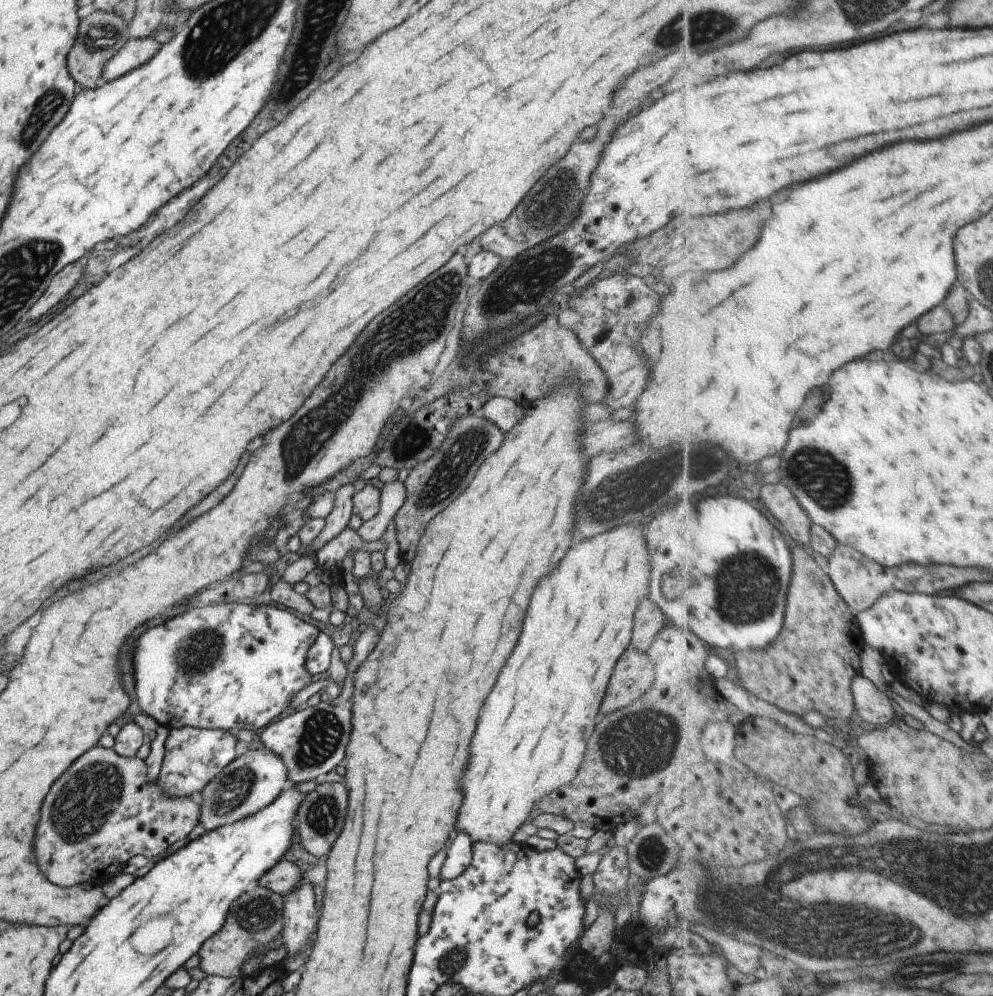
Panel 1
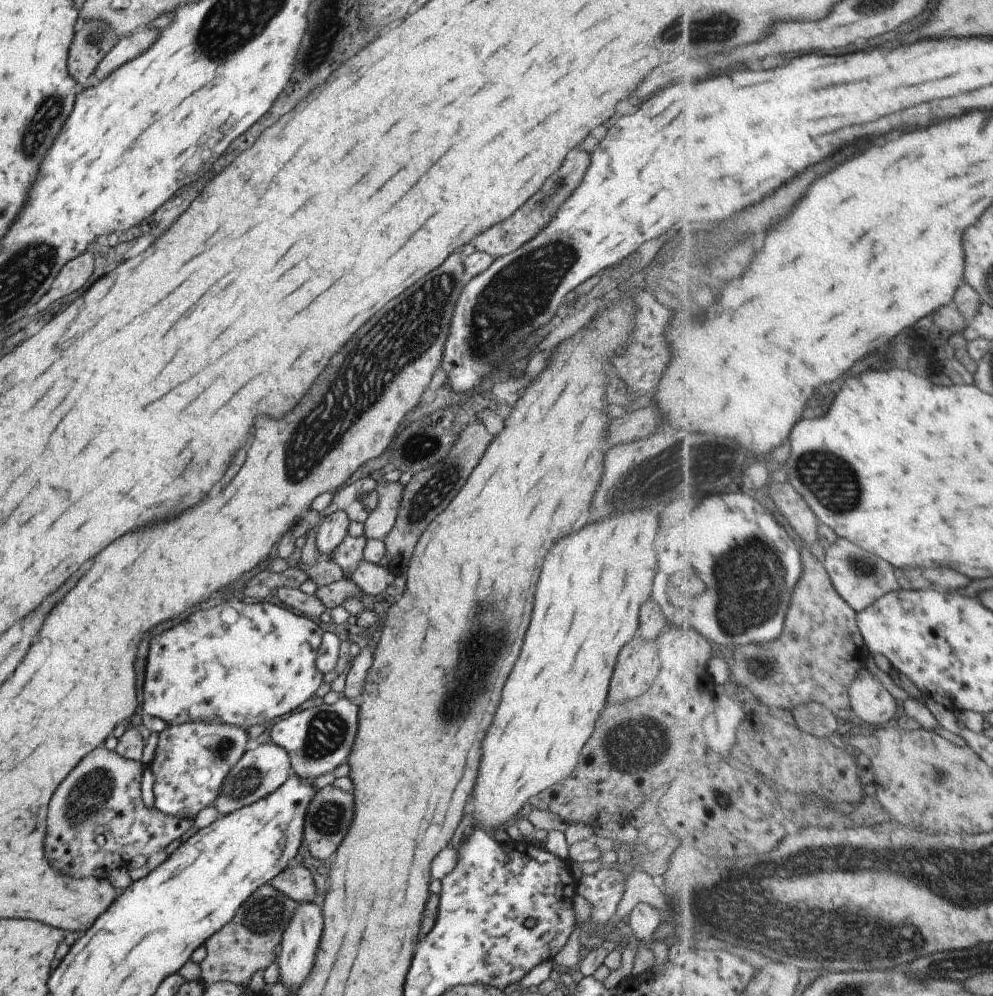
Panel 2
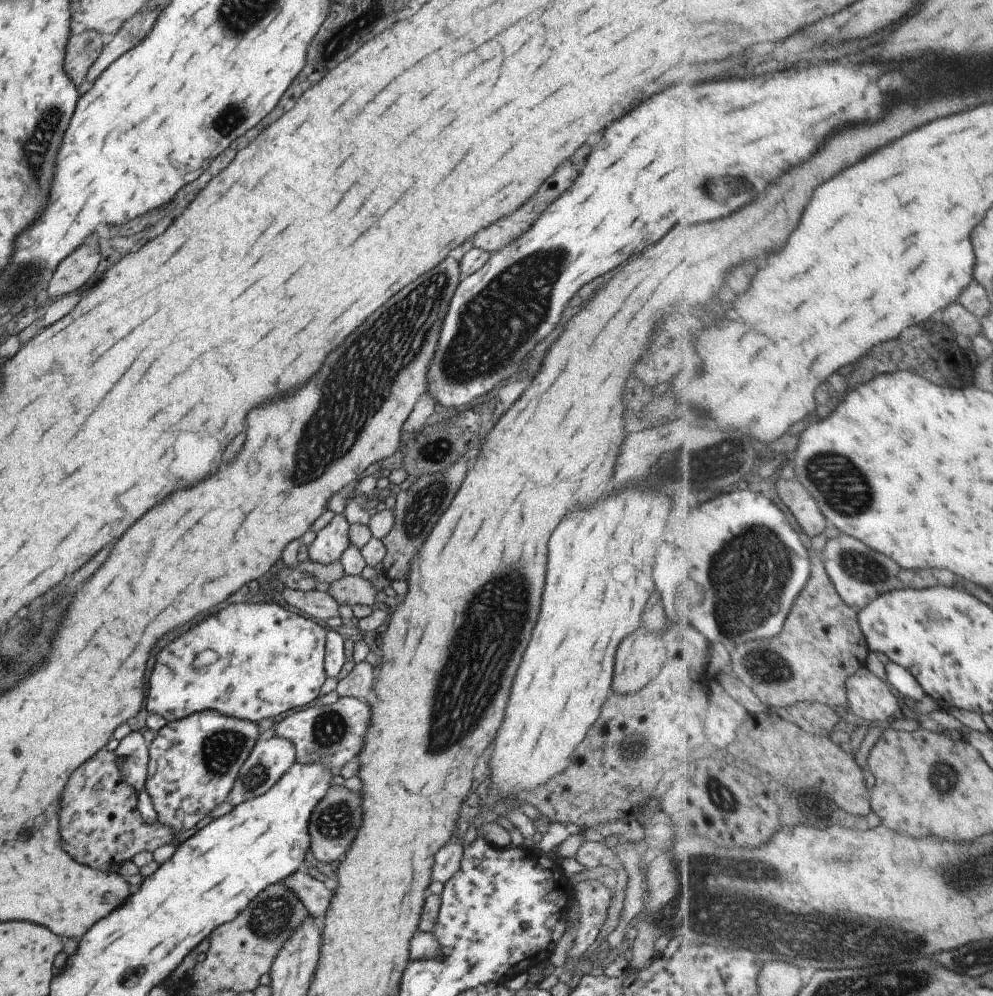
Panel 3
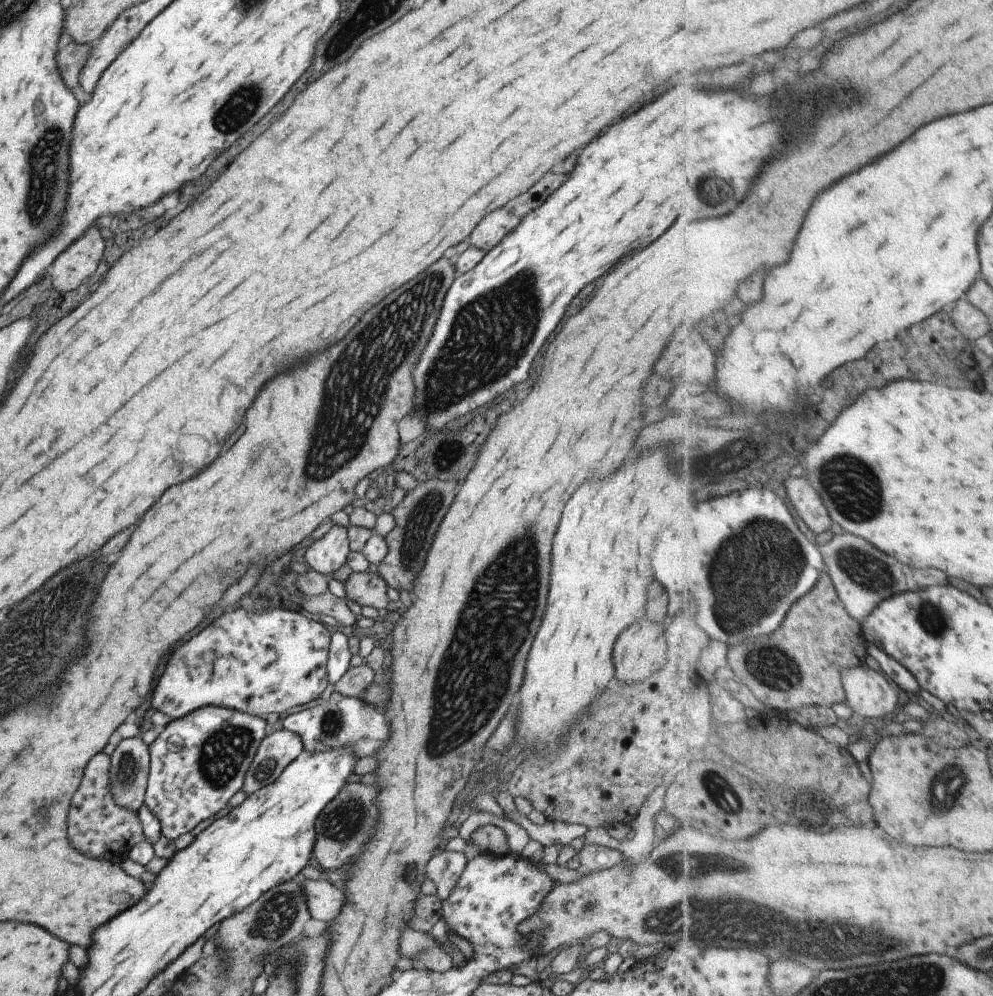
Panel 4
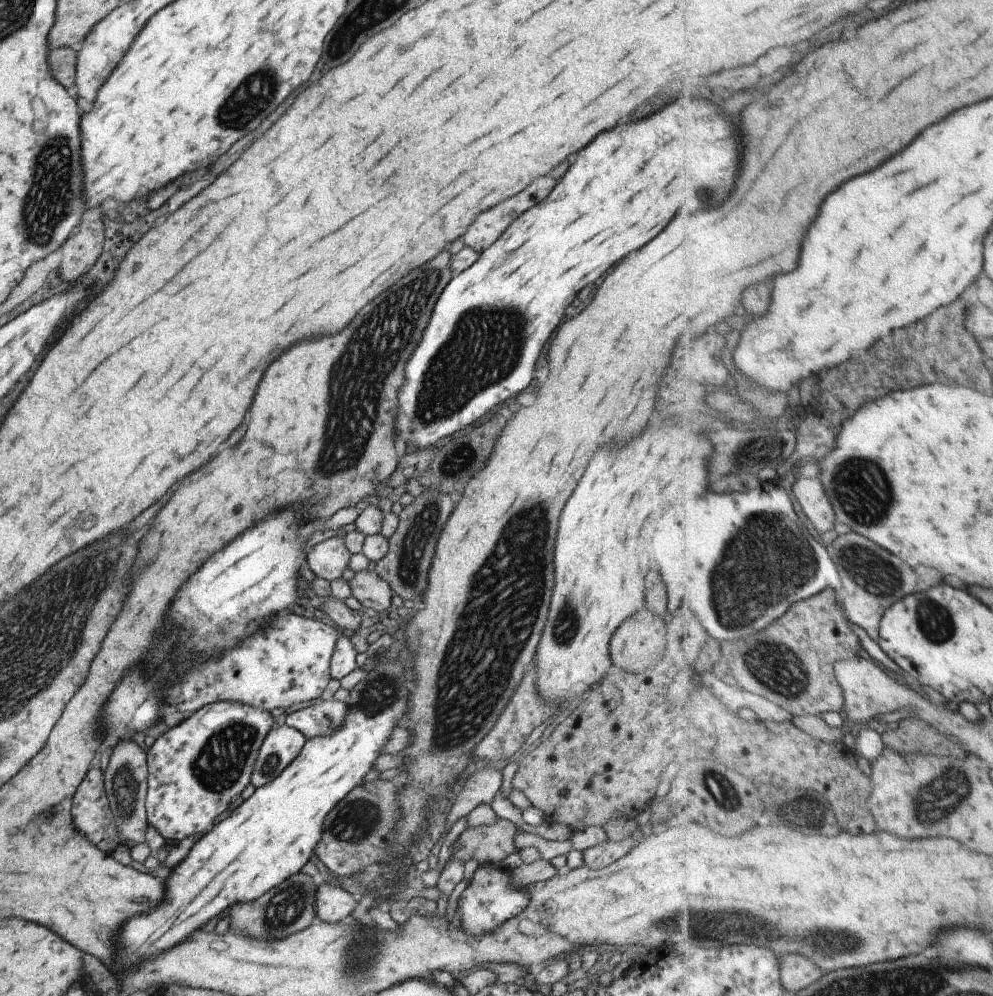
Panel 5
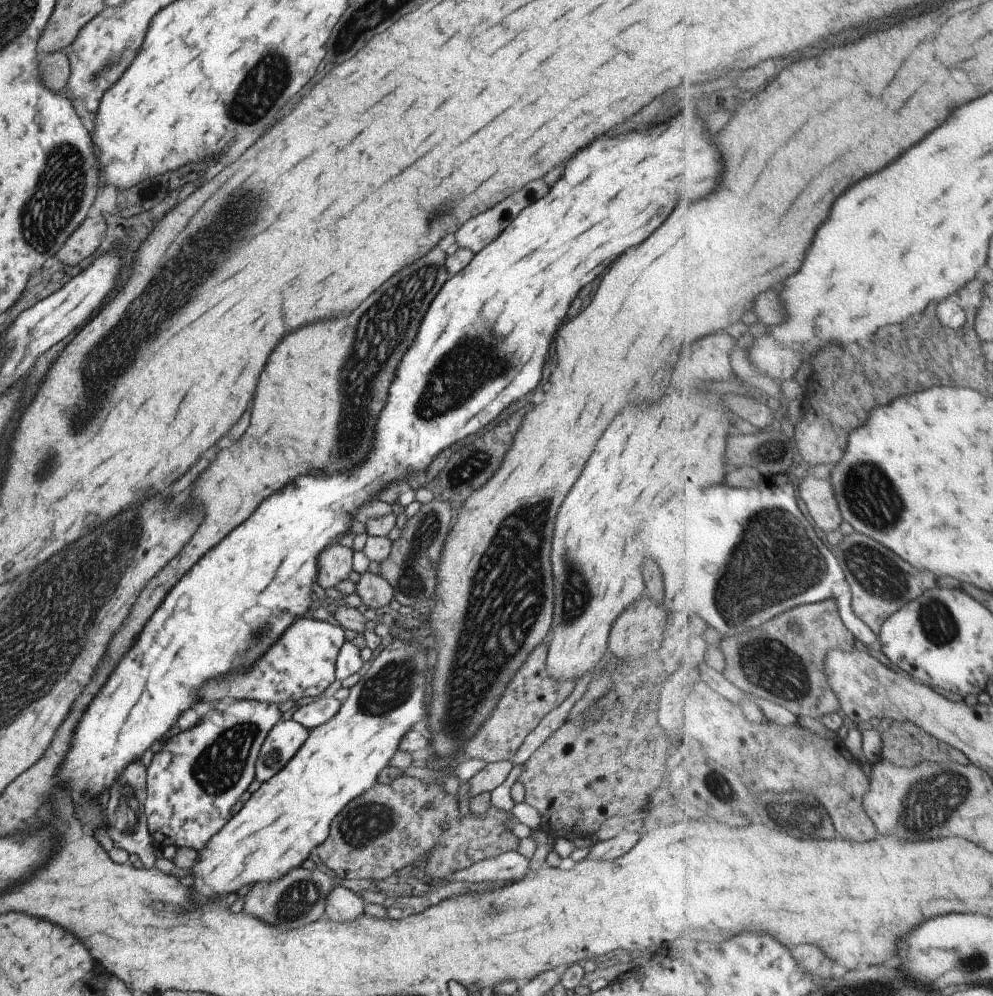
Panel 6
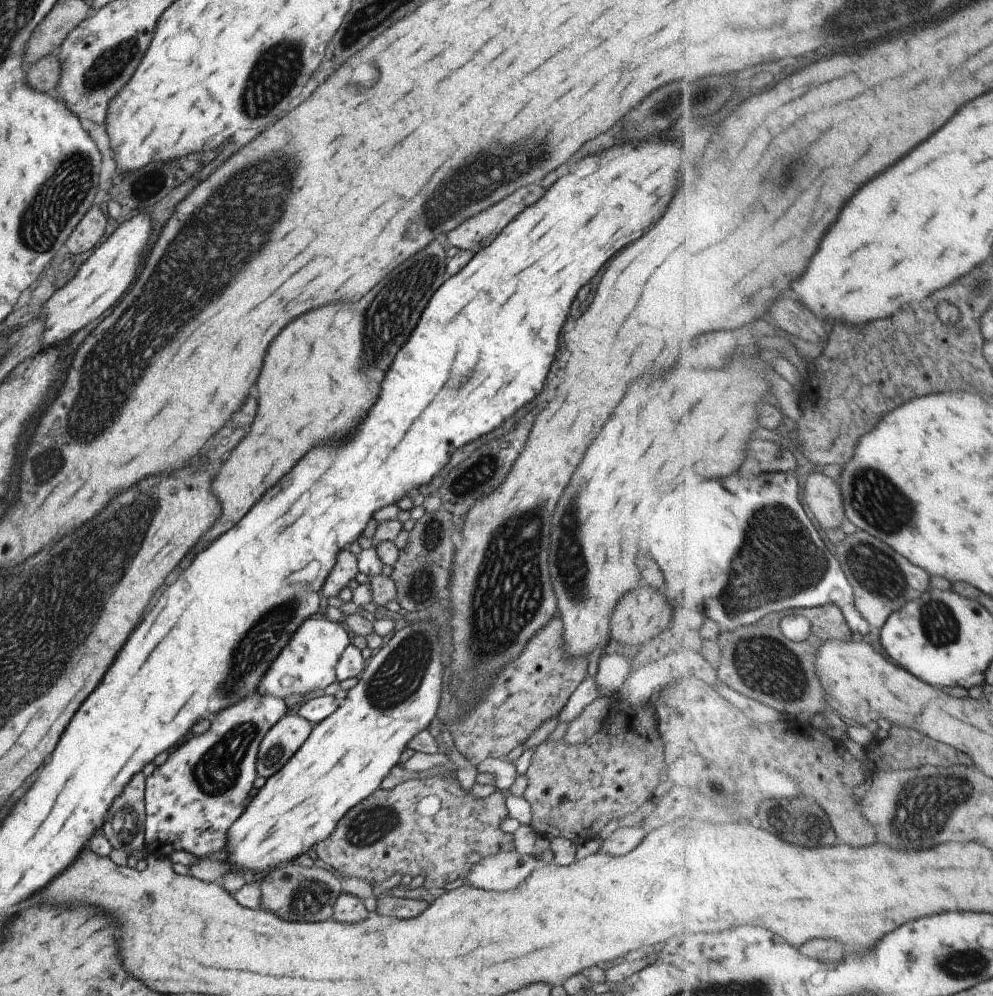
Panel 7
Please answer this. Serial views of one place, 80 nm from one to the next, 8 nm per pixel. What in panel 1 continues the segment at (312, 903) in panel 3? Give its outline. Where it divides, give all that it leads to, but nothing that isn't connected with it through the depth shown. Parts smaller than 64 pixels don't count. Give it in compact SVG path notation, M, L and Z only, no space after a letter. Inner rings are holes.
M282 859L280 862L276 862L268 872L262 874L262 878L258 880L257 885L286 896L292 890L296 890L296 884L302 880L304 875L305 873L298 866Z

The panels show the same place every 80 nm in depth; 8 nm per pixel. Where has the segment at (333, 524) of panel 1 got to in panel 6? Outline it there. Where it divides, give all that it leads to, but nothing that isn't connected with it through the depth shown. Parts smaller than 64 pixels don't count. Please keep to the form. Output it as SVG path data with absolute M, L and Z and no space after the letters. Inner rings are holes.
M343 541L328 546L318 556L318 574L315 580L322 588L335 587L338 582L349 578L353 559L352 548L343 545Z

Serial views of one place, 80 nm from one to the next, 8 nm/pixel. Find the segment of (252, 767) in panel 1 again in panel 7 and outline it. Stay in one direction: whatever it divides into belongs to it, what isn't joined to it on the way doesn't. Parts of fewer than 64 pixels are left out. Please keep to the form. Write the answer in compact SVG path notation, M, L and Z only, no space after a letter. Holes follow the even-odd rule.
M286 714L276 722L260 743L256 759L257 776L270 778L276 774L306 742L312 727L298 714Z

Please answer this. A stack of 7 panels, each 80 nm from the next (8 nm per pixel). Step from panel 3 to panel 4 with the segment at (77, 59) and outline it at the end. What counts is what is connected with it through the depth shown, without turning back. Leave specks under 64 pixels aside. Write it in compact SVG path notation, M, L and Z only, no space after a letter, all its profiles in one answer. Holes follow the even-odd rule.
M62 42L56 54L56 66L60 68L60 78L67 88L79 86L78 76L82 66L86 64L86 58L90 56L92 44L76 44L76 42Z

